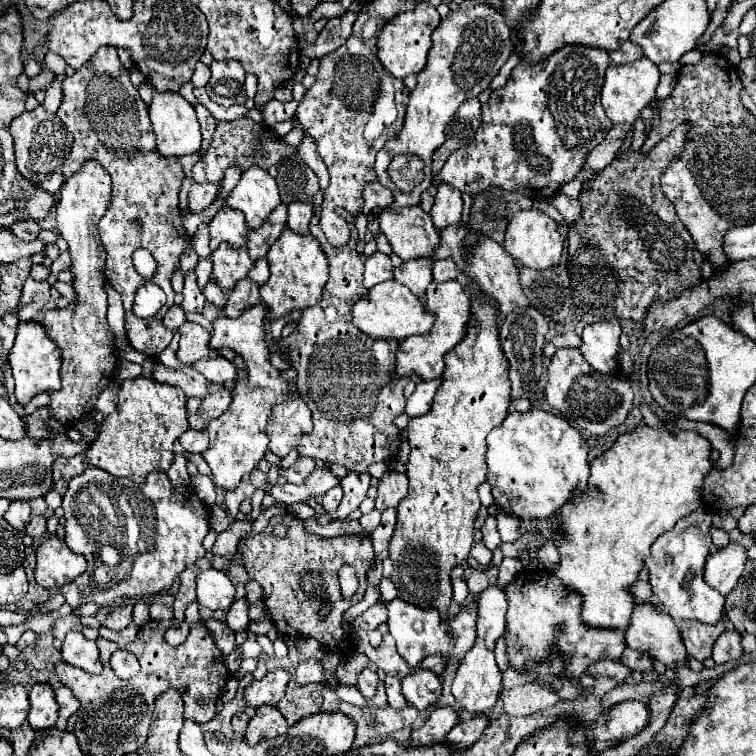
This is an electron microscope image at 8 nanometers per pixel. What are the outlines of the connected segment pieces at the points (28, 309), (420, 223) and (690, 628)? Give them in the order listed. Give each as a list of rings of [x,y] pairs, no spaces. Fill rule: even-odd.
[[[28,278],[22,286],[22,298],[18,304],[18,320],[28,322],[38,310],[44,308],[48,300],[50,300],[50,284]]]
[[[420,206],[384,208],[378,222],[382,234],[392,244],[394,254],[398,254],[404,262],[422,256],[430,258],[432,250],[440,242],[430,214],[426,214]]]
[[[686,620],[680,626],[680,636],[686,646],[686,652],[702,662],[712,656],[712,644],[724,630],[726,630],[724,622],[718,622],[716,626],[708,626],[694,620]]]

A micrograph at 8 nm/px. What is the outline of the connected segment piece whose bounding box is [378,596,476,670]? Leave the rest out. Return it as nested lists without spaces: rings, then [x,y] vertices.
[[[378,596],[378,602],[386,606],[388,610],[388,628],[390,634],[396,640],[396,648],[398,654],[406,660],[406,664],[414,670],[426,656],[436,654],[436,652],[444,652],[448,658],[456,656],[458,660],[462,660],[462,656],[468,652],[468,646],[472,646],[472,640],[476,638],[476,604],[472,602],[468,608],[464,608],[454,620],[438,620],[438,612],[436,610],[422,610],[416,608],[400,598],[394,598],[390,602],[384,602],[382,596]]]

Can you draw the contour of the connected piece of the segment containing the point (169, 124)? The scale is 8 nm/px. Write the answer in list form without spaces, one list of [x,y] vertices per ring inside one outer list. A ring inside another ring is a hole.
[[[154,92],[152,104],[148,106],[148,114],[152,120],[152,130],[156,134],[156,152],[164,158],[180,158],[186,154],[194,154],[200,150],[200,124],[196,118],[196,110],[180,96],[172,92]]]

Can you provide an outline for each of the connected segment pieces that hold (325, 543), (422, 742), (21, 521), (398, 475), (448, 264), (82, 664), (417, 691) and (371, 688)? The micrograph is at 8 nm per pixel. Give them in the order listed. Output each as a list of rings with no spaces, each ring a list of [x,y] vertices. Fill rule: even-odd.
[[[286,516],[286,518],[274,518],[276,522],[288,526],[288,534],[284,538],[274,538],[270,532],[256,534],[252,538],[244,538],[238,544],[242,564],[252,580],[256,580],[264,590],[264,604],[266,610],[282,634],[290,636],[314,636],[318,642],[324,642],[328,646],[334,646],[340,652],[350,650],[350,642],[344,642],[346,634],[342,630],[342,616],[344,610],[350,608],[350,604],[364,598],[366,592],[366,572],[374,560],[372,540],[364,534],[352,534],[352,536],[336,536],[336,538],[320,538],[314,534],[304,532],[302,522]],[[350,564],[358,572],[360,590],[352,600],[342,600],[340,596],[340,584],[338,584],[338,570]],[[322,602],[336,602],[336,610],[330,618],[324,622],[318,618],[318,608]]]
[[[436,708],[424,726],[412,730],[410,744],[414,746],[432,746],[444,742],[448,732],[458,724],[458,714],[452,708]]]
[[[20,500],[12,502],[10,508],[8,508],[8,512],[4,514],[4,520],[6,520],[14,530],[24,532],[26,524],[30,522],[30,504],[28,504],[28,502],[20,502]]]
[[[388,472],[378,482],[378,498],[376,510],[382,512],[386,508],[396,508],[408,494],[408,476],[402,472]]]
[[[444,258],[444,260],[434,262],[434,282],[436,284],[456,280],[456,278],[458,278],[458,268],[452,258]]]
[[[72,630],[66,634],[64,646],[62,646],[62,658],[64,662],[78,666],[90,674],[100,674],[102,664],[98,658],[98,648],[94,640],[86,640],[82,632]]]
[[[418,668],[414,674],[408,674],[402,678],[404,698],[420,712],[432,706],[434,702],[438,702],[440,692],[442,692],[440,678],[426,668]]]
[[[364,668],[364,670],[360,672],[360,676],[358,676],[356,688],[360,690],[360,694],[362,694],[364,698],[374,698],[374,694],[376,694],[376,684],[378,684],[376,672]]]

